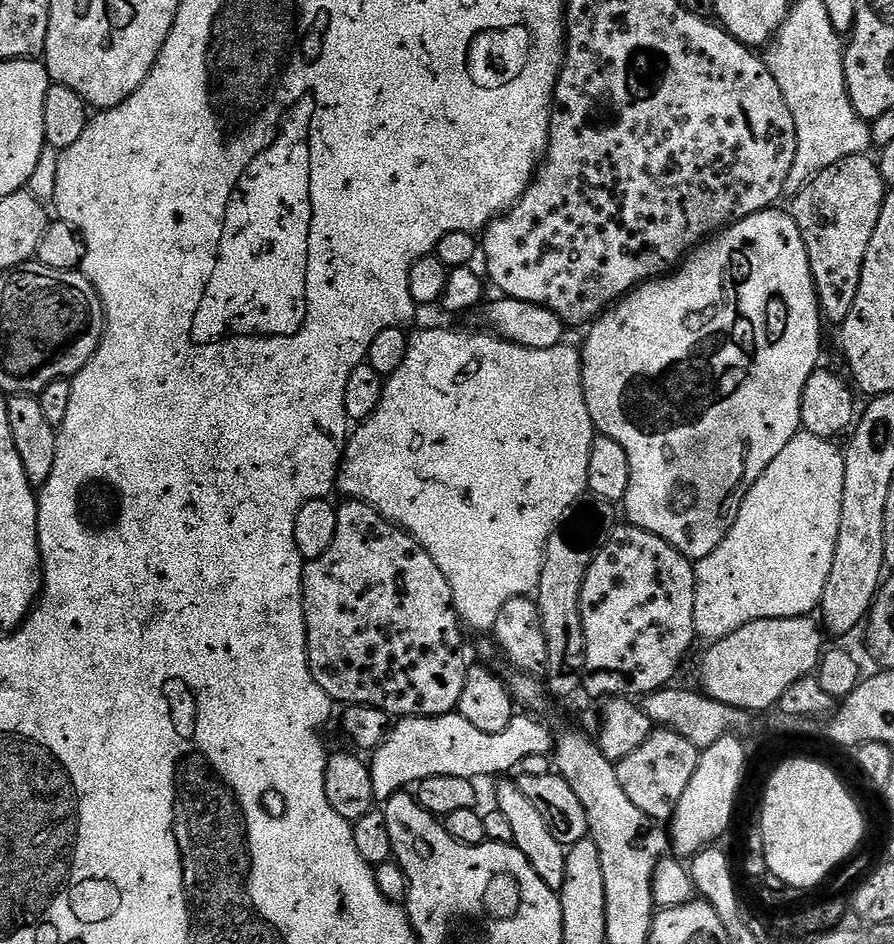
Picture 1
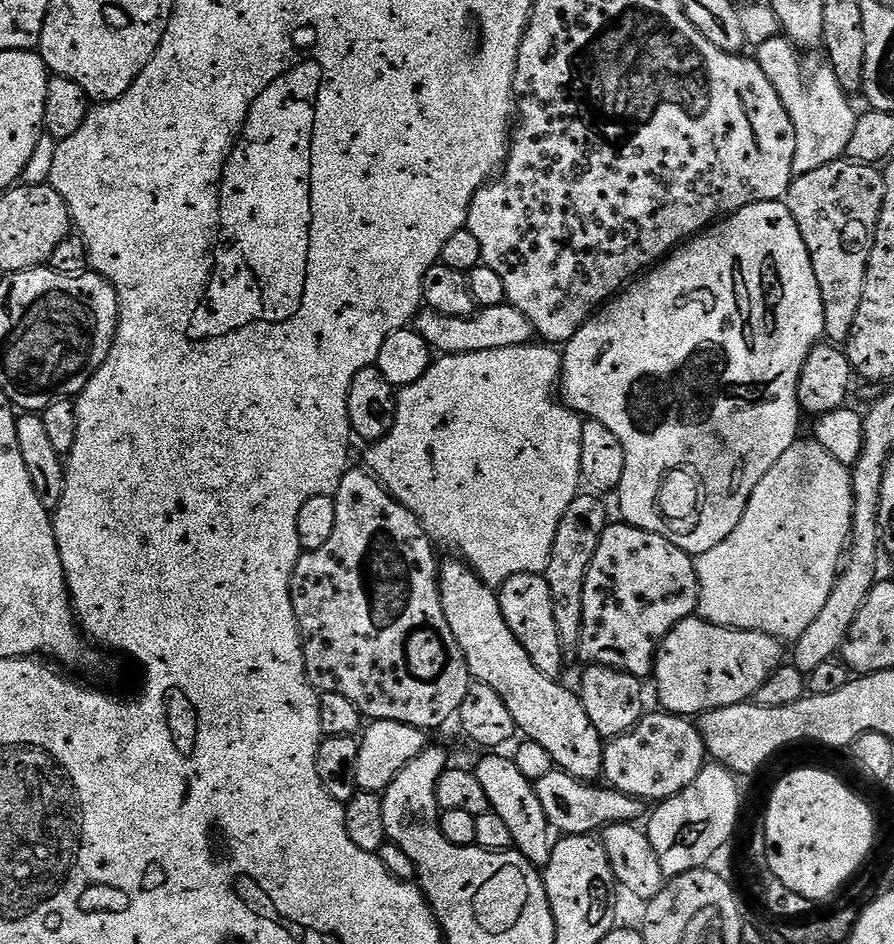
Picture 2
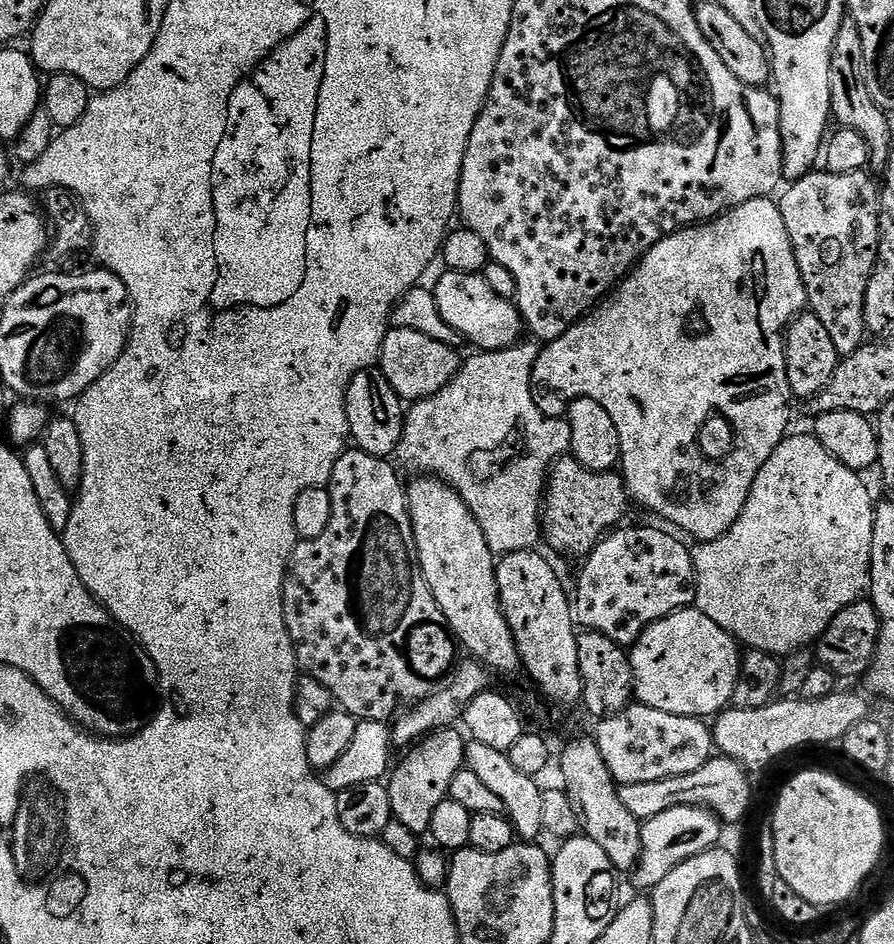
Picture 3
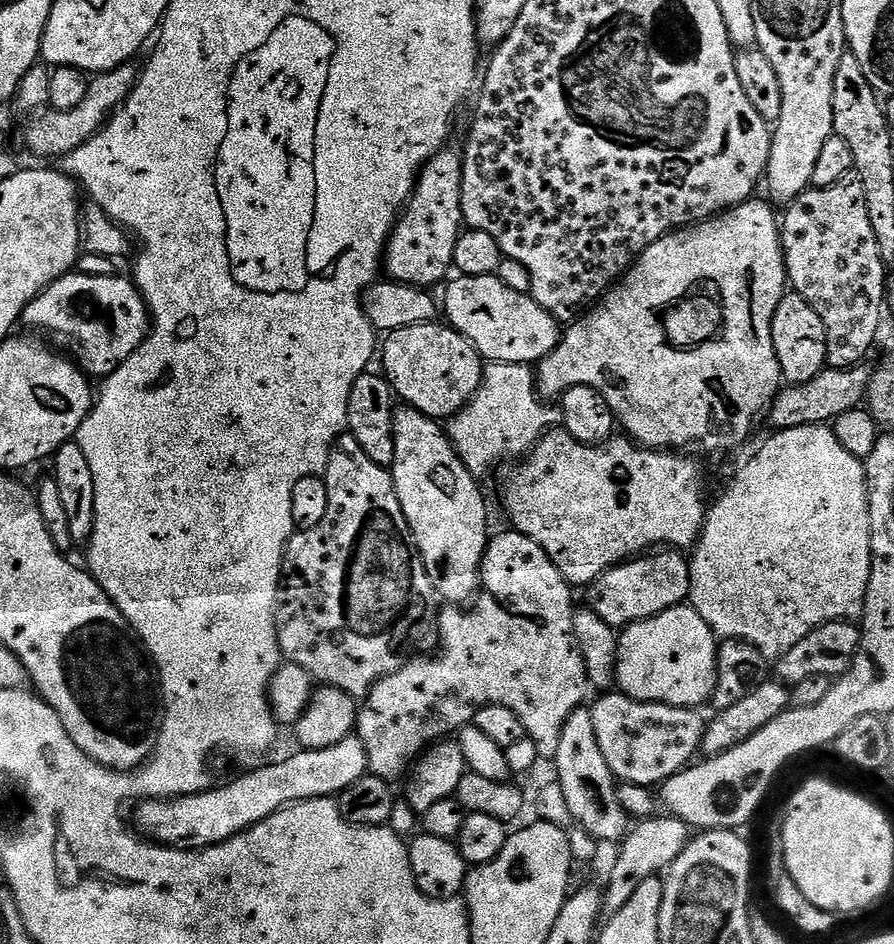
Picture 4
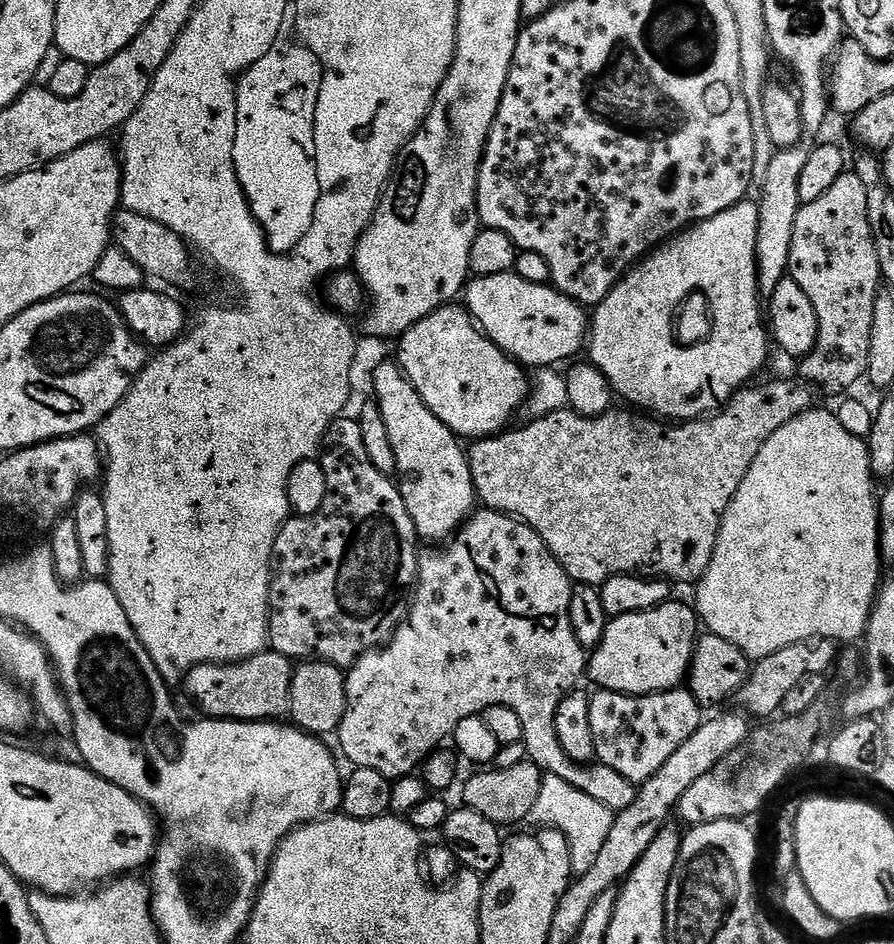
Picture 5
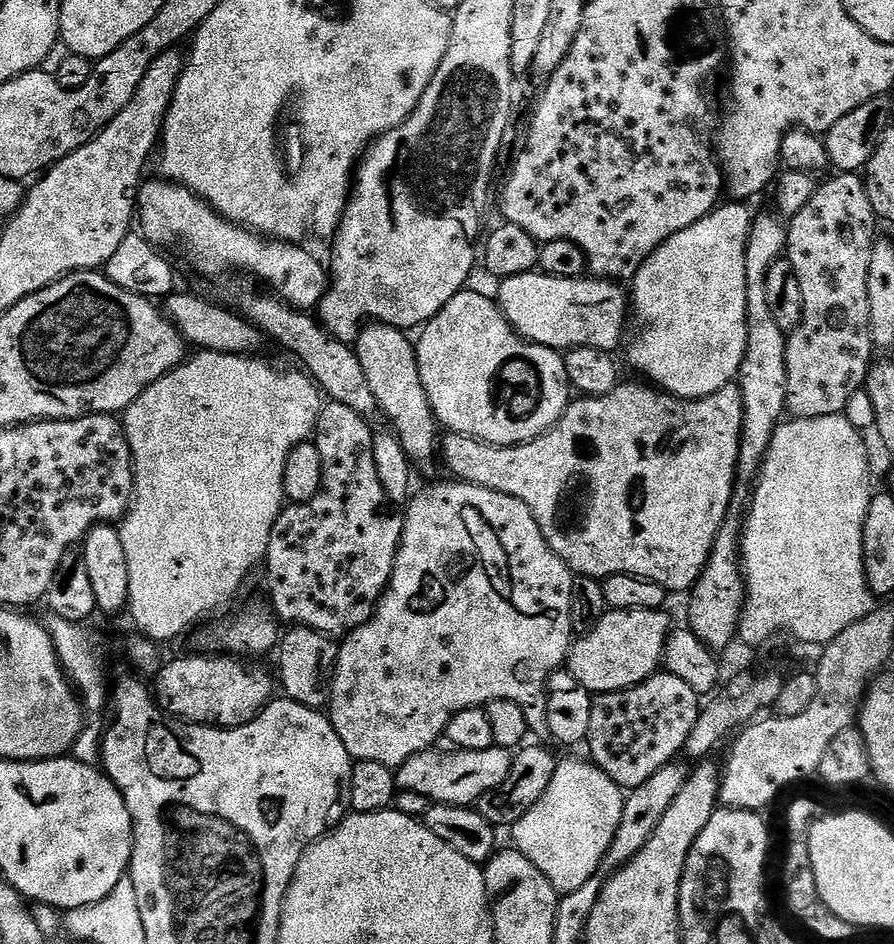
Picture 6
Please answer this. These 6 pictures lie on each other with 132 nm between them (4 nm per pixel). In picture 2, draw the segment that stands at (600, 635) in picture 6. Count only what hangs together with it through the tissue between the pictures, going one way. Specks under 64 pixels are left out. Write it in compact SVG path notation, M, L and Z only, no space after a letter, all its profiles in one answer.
M699 615L688 617L678 622L670 634L660 643L656 652L654 681L656 680L656 696L660 699L659 707L675 716L699 718L710 710L718 710L726 706L743 704L751 701L757 690L778 670L786 660L786 648L779 639L765 632L747 632L737 628L723 628L701 618Z

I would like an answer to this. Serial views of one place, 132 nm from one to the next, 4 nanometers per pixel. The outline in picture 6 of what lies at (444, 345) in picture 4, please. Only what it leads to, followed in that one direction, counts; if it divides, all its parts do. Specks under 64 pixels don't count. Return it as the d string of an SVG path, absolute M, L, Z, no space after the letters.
M465 290L454 294L454 298L450 298L450 302L446 302L446 306L442 306L442 310L433 320L423 325L422 331L419 333L420 341L415 341L416 361L418 362L418 370L422 378L422 386L426 390L426 398L432 407L432 413L436 415L437 421L441 425L445 424L448 432L457 432L463 436L470 436L474 440L481 440L493 446L505 448L511 444L524 444L527 440L533 440L536 436L541 436L543 432L547 432L555 426L562 418L562 414L567 410L570 403L570 385L568 383L568 375L564 369L564 357L557 349L546 348L541 344L529 344L528 341L522 340L515 331L510 327L508 321L505 320L500 305L495 299L492 300L488 296L483 296L480 292L471 292Z

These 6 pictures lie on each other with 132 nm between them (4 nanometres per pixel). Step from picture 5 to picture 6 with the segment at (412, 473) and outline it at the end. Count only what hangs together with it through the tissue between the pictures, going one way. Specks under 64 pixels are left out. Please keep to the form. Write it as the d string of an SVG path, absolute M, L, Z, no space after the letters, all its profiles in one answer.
M369 323L361 327L356 337L355 350L358 362L362 362L364 383L370 394L374 394L377 409L389 420L394 433L409 461L428 460L438 452L438 421L432 413L426 390L416 361L416 349L413 341L407 340L405 333L389 324Z

